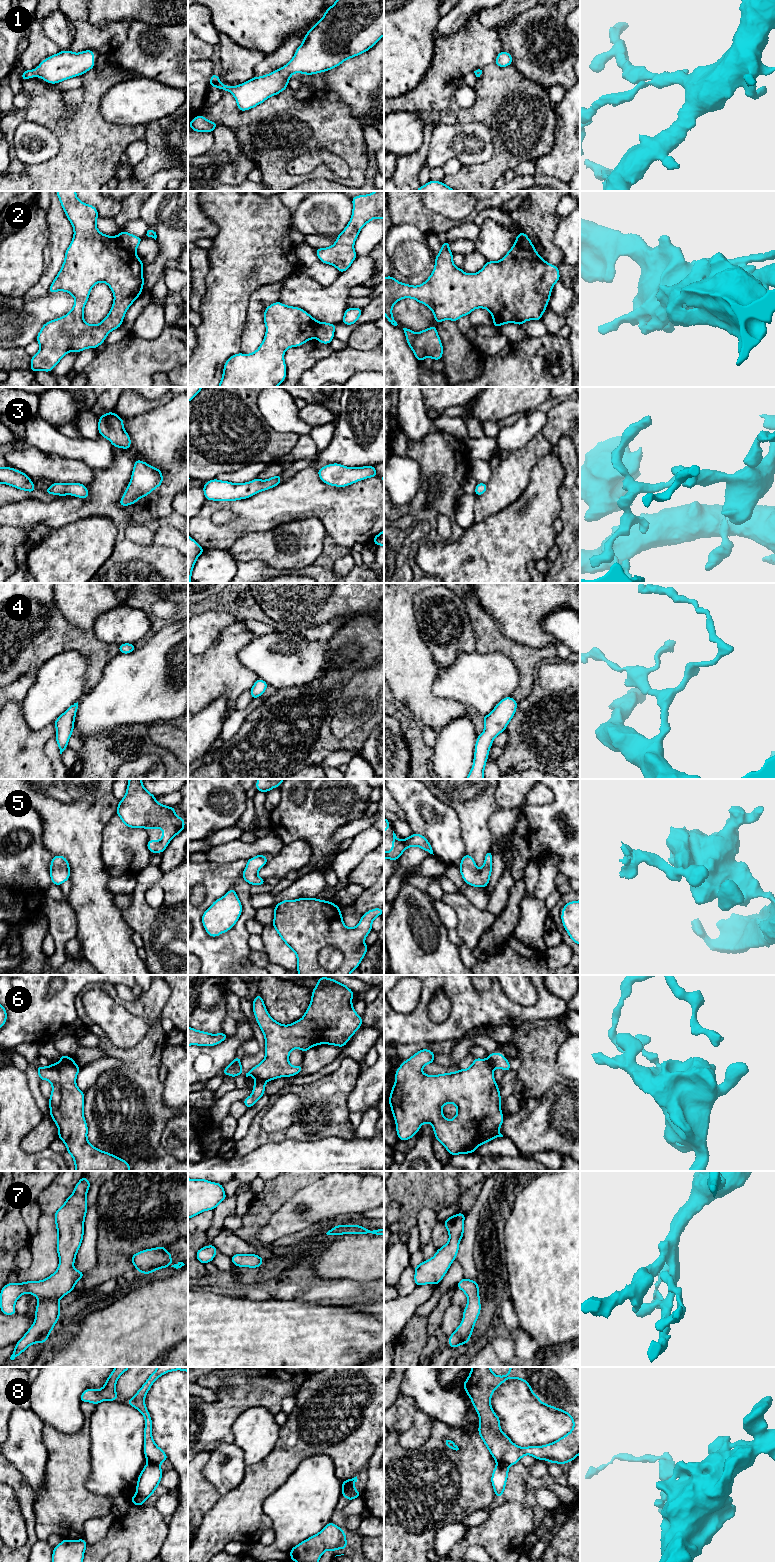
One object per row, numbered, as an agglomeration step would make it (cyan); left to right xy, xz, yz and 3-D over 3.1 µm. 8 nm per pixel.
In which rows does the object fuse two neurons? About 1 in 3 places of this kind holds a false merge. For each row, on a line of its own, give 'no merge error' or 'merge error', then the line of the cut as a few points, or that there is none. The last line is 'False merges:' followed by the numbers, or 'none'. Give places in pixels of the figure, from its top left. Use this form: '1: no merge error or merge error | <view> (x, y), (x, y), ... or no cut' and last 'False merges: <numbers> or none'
1: no merge error | no cut
2: merge error | xy (116, 236), (123, 248), (135, 253)
3: no merge error | no cut
4: no merge error | no cut
5: no merge error | no cut
6: merge error | xz (255, 1080), (263, 1080), (265, 1082)
7: no merge error | no cut
8: merge error | yz (497, 1462), (509, 1465)
False merges: 2, 6, 8

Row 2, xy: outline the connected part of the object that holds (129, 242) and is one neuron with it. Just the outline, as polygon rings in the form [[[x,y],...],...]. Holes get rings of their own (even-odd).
[[[122,231],[117,236],[123,249],[136,253],[137,247],[143,237],[137,237],[126,231]]]

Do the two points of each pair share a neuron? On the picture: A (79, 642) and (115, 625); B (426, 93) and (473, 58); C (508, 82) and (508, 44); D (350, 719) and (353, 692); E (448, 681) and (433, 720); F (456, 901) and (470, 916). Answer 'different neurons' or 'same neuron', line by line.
A: different neurons
B: same neuron
C: different neurons
D: same neuron
E: different neurons
F: same neuron

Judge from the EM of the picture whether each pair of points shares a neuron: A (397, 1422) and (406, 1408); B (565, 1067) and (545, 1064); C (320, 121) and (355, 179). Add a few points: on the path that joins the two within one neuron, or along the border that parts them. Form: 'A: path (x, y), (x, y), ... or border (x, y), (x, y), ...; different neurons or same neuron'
A: path (397, 1419), (403, 1411); same neuron
B: border (562, 1043), (557, 1053), (556, 1070), (569, 1080); different neurons
C: path (334, 135), (355, 156), (355, 165); same neuron

